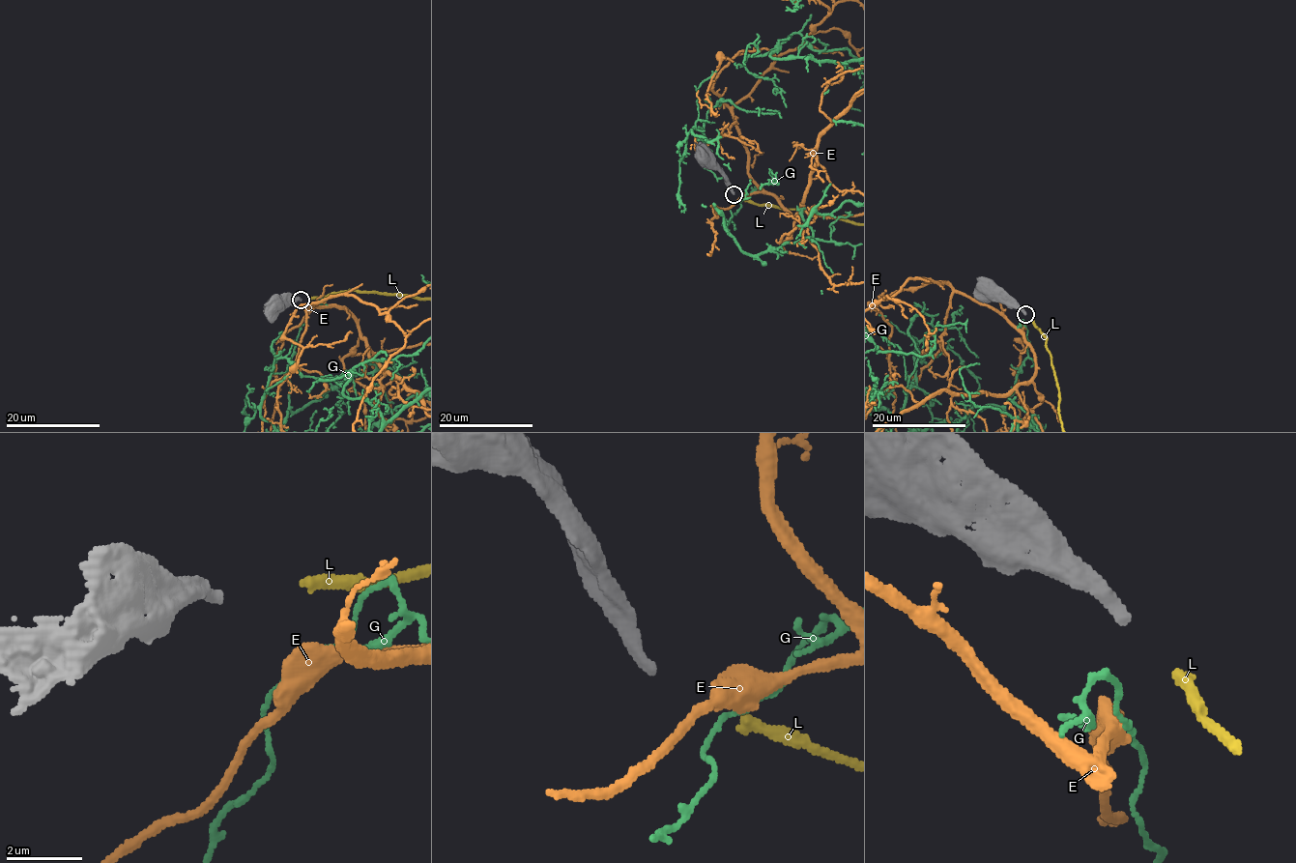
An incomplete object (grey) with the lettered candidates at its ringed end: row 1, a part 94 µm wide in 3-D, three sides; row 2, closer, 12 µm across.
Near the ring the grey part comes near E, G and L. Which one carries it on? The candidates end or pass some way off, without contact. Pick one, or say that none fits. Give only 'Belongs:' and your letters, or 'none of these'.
Belongs: L

